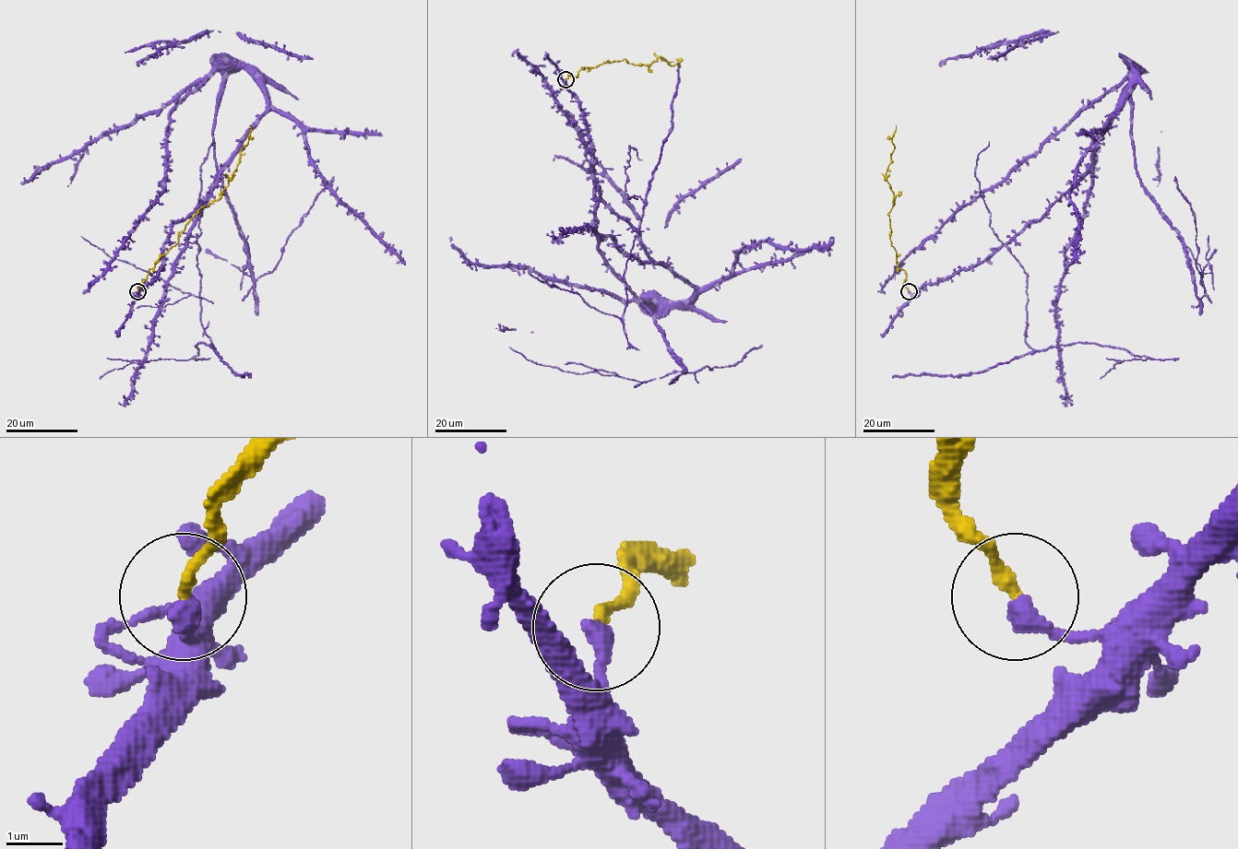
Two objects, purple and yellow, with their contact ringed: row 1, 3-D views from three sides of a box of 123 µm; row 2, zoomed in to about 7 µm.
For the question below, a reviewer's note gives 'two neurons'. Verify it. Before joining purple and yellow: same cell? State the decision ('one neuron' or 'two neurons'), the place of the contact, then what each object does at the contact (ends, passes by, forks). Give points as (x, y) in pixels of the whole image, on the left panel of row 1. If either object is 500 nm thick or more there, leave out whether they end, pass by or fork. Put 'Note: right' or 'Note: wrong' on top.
Note: right
two neurons; at (137, 291); purple ends there; yellow ends there

